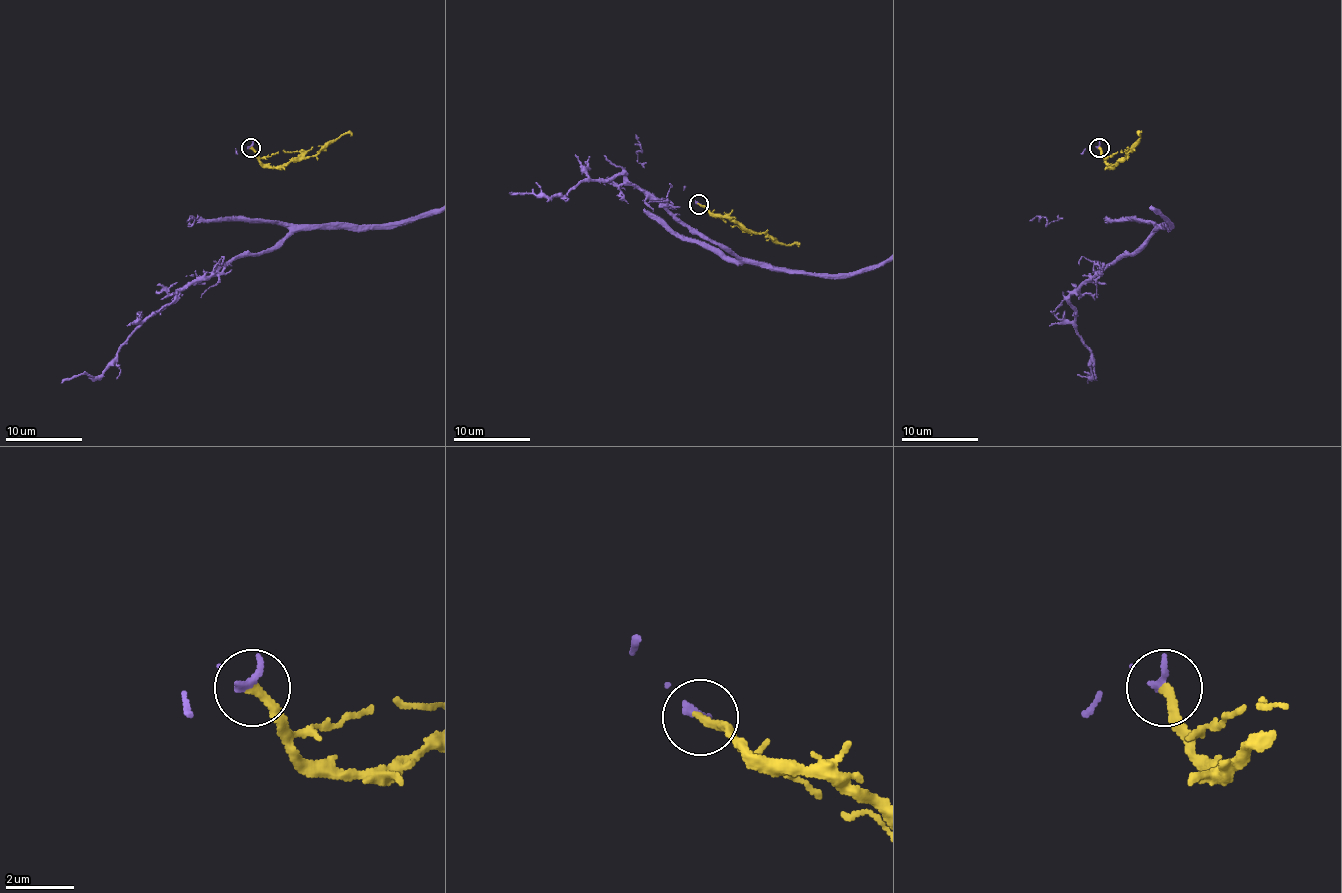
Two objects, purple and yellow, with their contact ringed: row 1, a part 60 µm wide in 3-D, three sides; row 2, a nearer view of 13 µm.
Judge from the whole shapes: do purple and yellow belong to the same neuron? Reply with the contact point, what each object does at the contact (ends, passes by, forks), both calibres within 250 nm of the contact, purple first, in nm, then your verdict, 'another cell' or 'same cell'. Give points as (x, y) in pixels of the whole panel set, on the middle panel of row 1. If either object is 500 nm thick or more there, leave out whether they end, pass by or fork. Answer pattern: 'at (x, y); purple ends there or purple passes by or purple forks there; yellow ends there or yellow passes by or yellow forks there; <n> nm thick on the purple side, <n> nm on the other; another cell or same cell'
at (699, 204); purple ends there; yellow ends there; 240 nm thick on the purple side, 240 nm on the other; same cell

